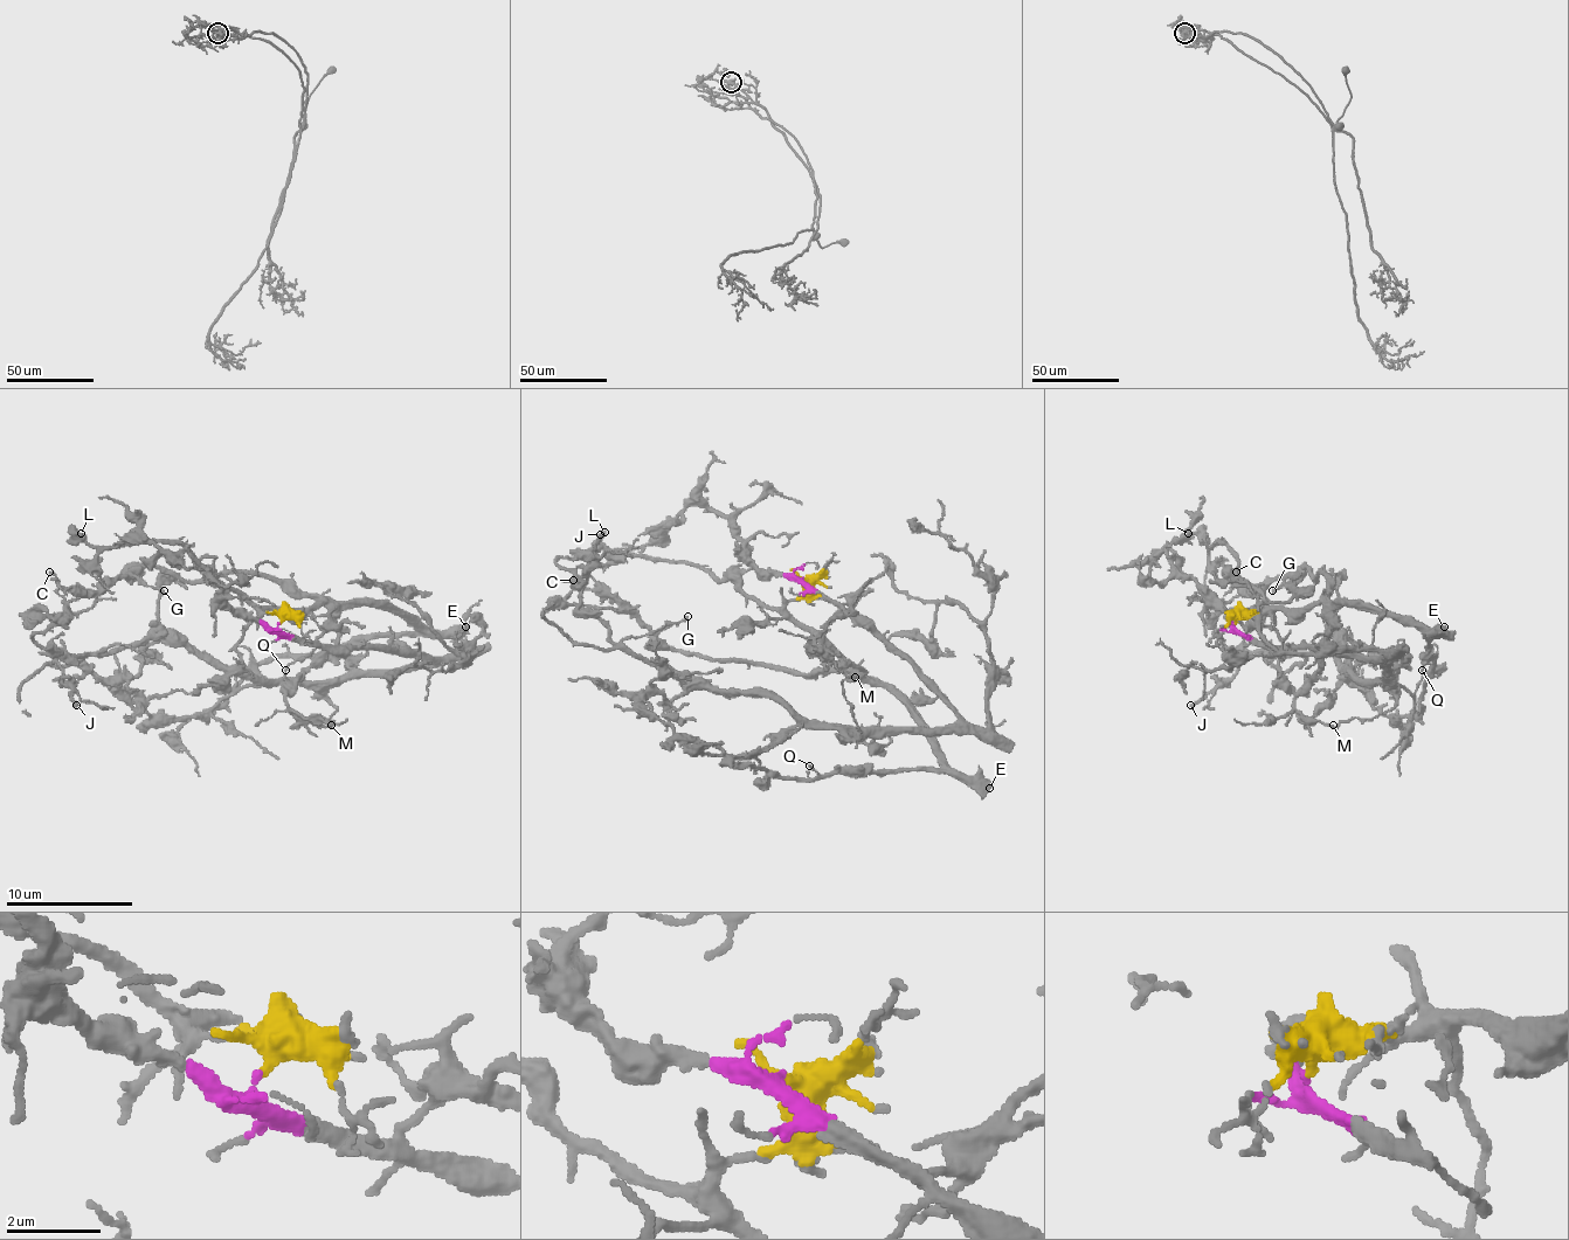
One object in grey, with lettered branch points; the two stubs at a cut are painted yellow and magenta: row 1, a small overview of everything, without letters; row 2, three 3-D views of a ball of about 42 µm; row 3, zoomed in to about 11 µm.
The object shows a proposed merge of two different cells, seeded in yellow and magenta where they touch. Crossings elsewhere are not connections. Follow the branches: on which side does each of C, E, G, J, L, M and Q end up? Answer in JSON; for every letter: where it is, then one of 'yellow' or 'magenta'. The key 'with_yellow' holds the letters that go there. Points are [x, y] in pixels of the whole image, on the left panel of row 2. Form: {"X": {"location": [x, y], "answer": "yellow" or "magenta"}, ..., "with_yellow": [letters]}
{"C": {"location": [49, 572], "answer": "yellow"}, "E": {"location": [465, 627], "answer": "yellow"}, "G": {"location": [164, 590], "answer": "yellow"}, "J": {"location": [76, 705], "answer": "magenta"}, "L": {"location": [81, 533], "answer": "yellow"}, "M": {"location": [331, 725], "answer": "yellow"}, "Q": {"location": [285, 670], "answer": "yellow"}, "with_yellow": ["C", "E", "G", "L", "M", "Q"]}

